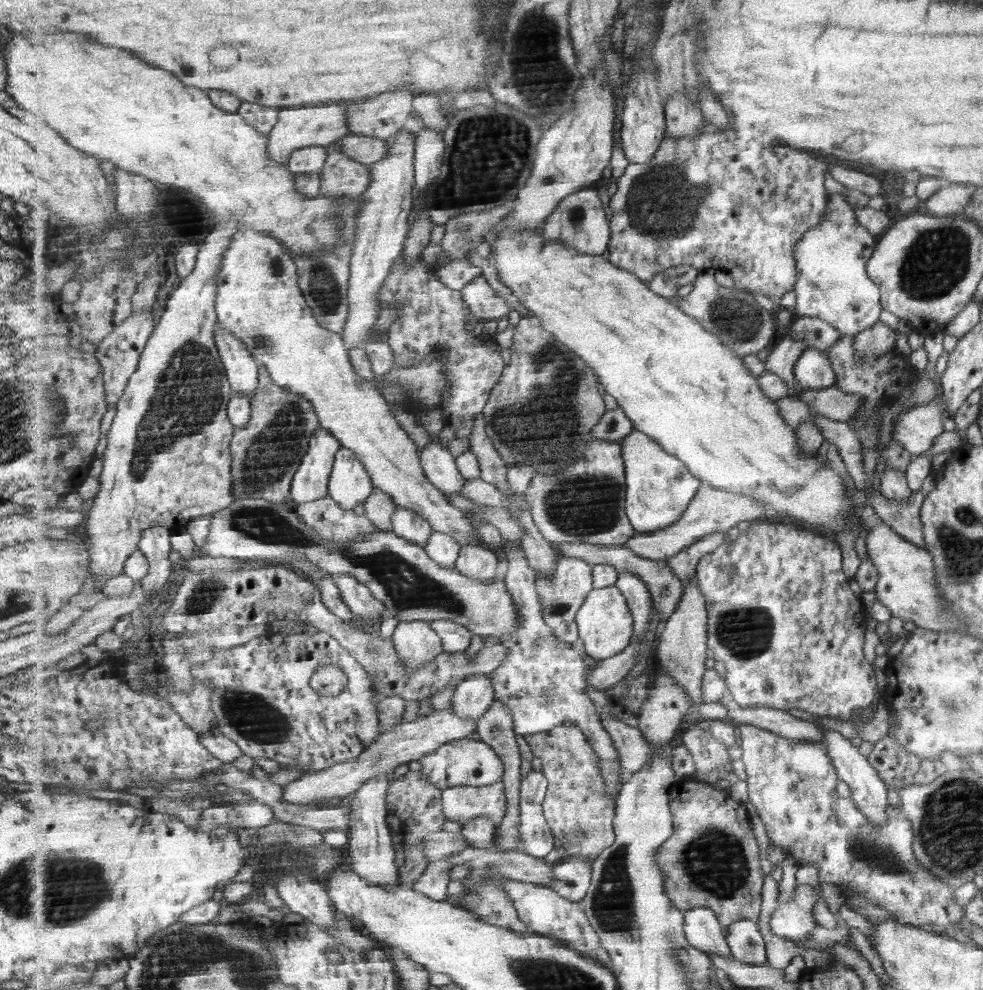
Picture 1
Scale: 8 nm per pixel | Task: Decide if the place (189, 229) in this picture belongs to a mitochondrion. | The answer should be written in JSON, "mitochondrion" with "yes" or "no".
{"mitochondrion":"no"}

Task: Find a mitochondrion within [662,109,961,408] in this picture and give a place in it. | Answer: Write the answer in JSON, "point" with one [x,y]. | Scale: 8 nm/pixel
{"point":[734,317]}

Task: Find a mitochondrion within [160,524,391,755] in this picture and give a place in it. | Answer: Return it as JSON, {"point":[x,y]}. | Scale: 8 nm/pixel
{"point":[254,718]}

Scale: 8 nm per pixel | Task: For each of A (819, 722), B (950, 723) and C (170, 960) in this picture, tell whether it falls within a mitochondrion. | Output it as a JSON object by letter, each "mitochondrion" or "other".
{"A":"other","B":"mitochondrion","C":"mitochondrion"}

